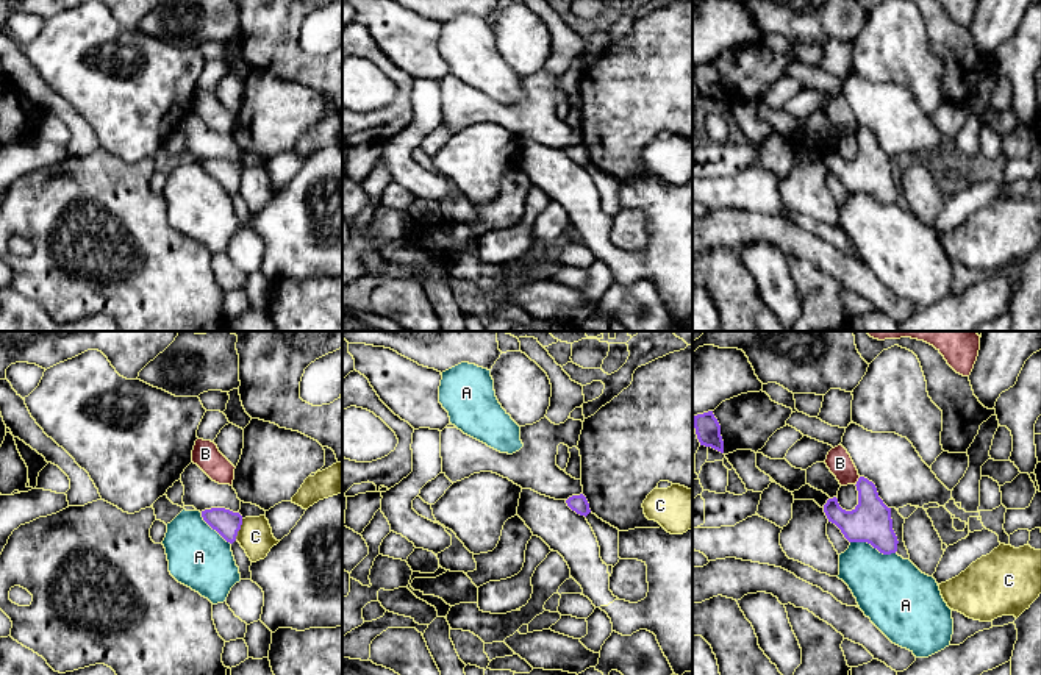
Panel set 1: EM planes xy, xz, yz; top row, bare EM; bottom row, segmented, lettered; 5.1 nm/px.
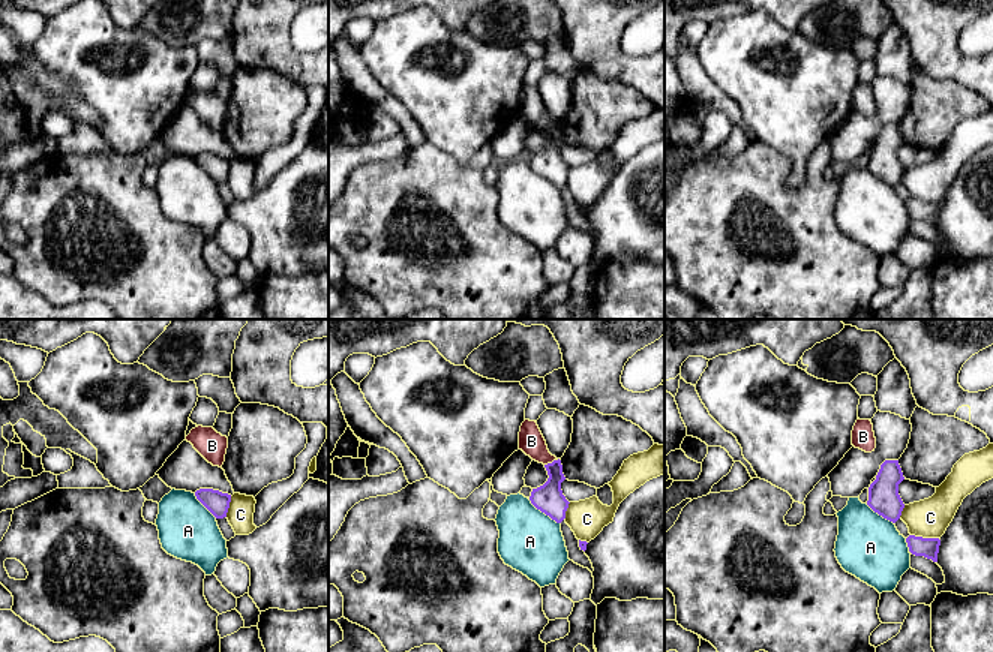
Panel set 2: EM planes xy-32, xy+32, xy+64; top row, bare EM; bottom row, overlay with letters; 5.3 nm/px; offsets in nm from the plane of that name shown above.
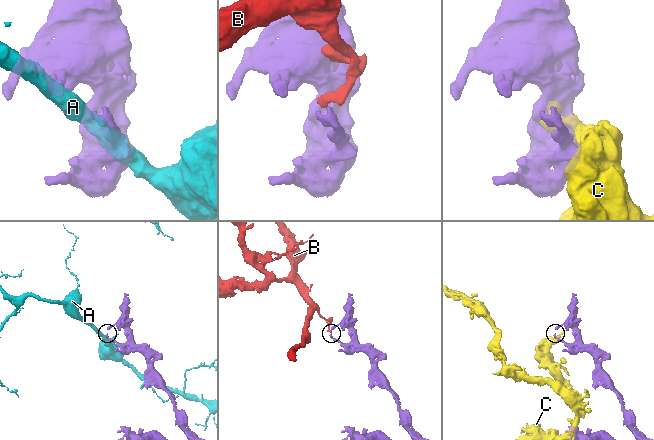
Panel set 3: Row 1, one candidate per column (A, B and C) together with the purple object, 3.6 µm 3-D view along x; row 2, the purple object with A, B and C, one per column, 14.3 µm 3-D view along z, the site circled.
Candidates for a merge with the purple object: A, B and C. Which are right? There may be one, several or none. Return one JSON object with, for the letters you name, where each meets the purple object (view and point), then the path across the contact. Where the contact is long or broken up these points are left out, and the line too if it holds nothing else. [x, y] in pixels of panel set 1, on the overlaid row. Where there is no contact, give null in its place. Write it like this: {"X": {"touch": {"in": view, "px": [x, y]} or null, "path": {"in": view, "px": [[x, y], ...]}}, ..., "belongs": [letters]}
{"belongs": []}

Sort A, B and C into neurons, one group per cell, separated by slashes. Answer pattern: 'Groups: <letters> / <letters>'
Groups: A / B / C

